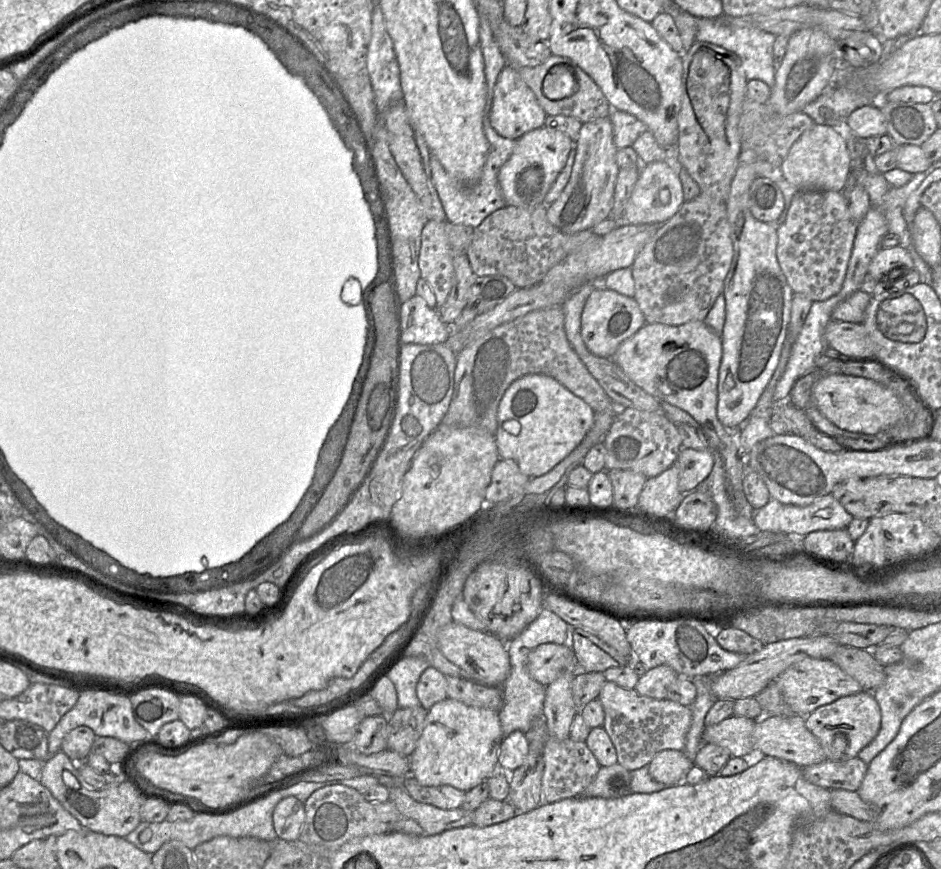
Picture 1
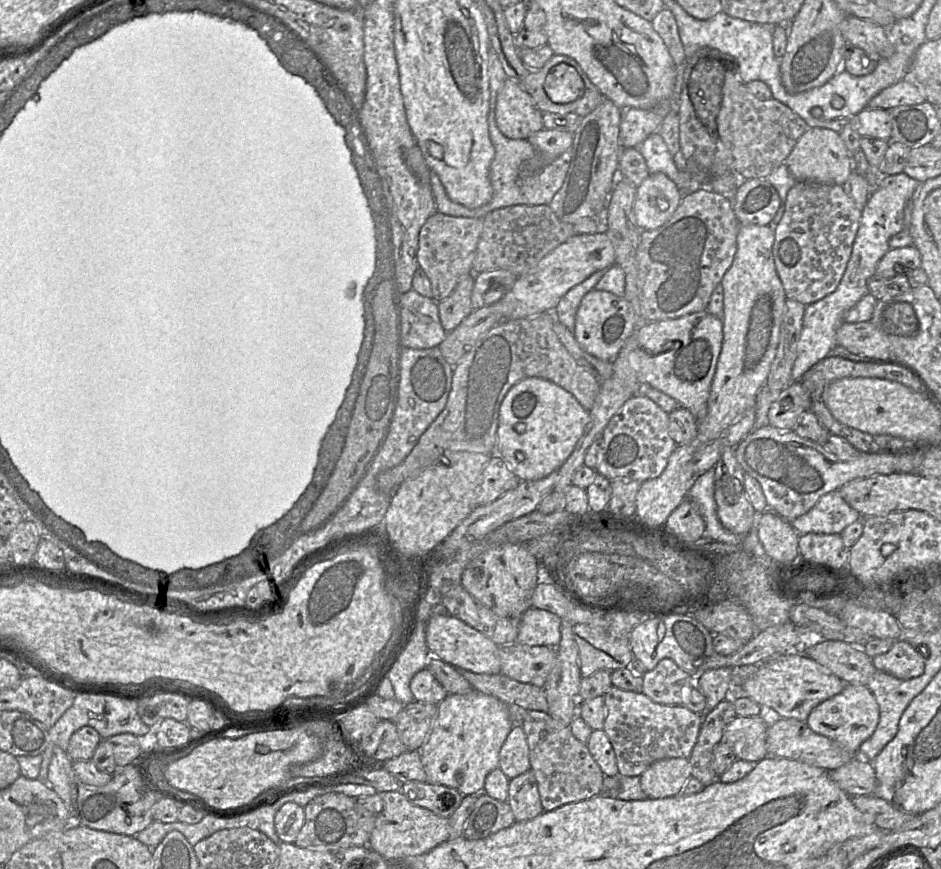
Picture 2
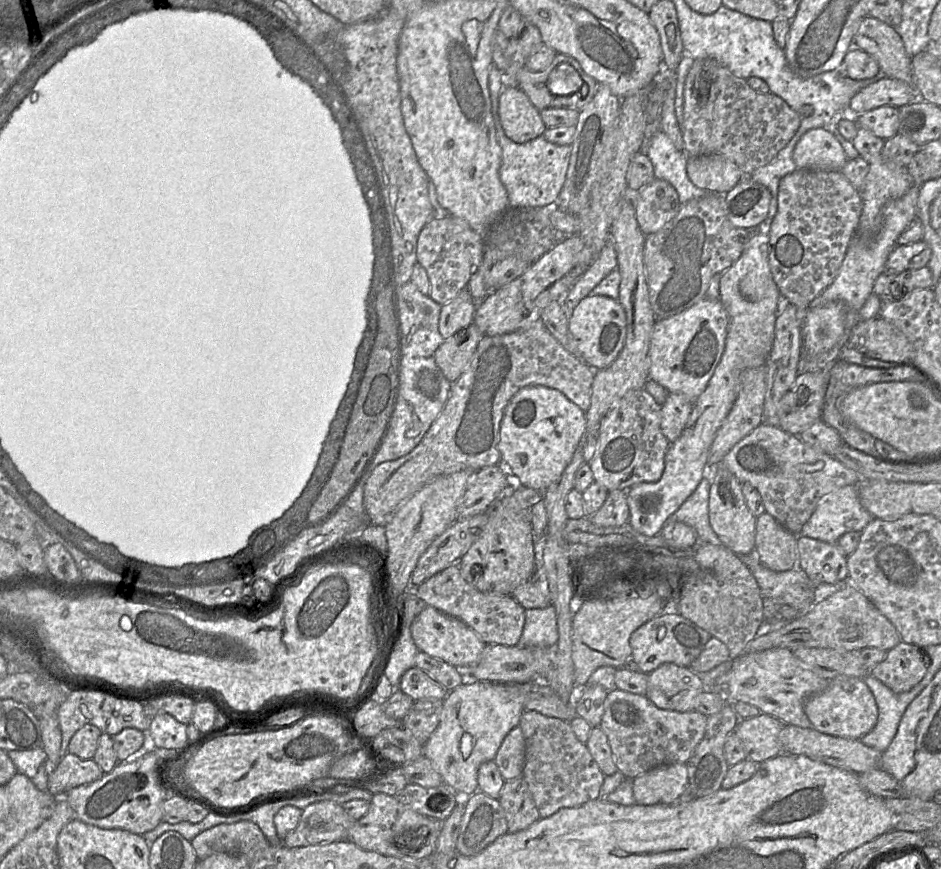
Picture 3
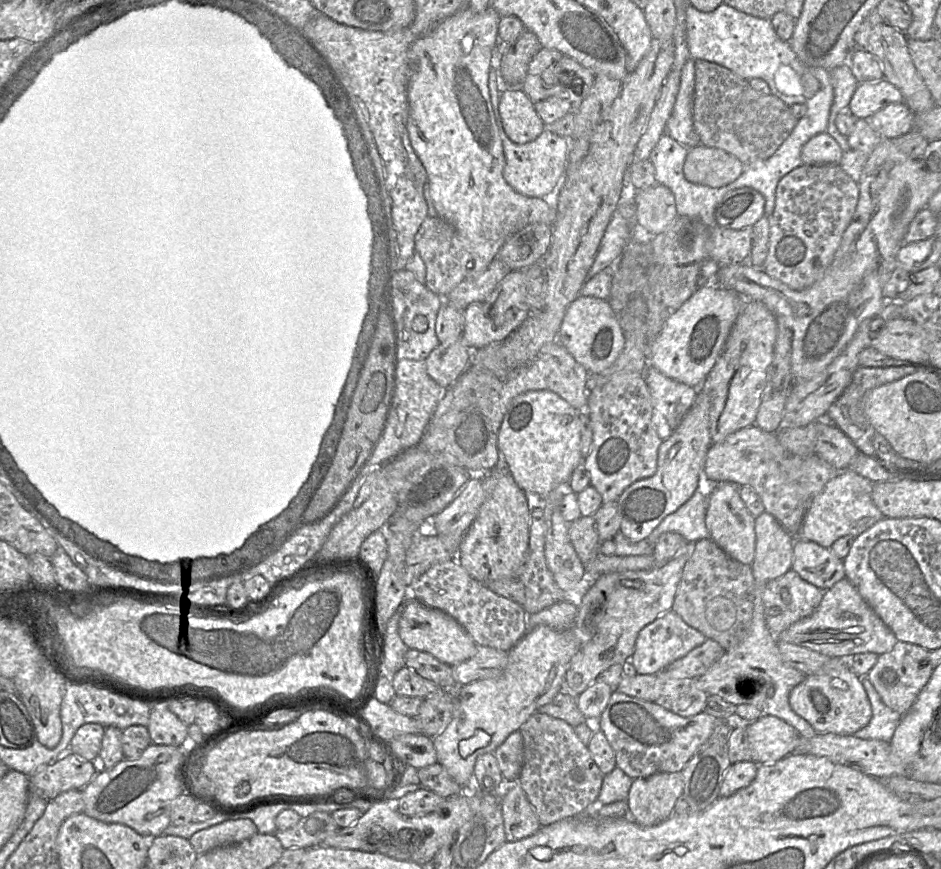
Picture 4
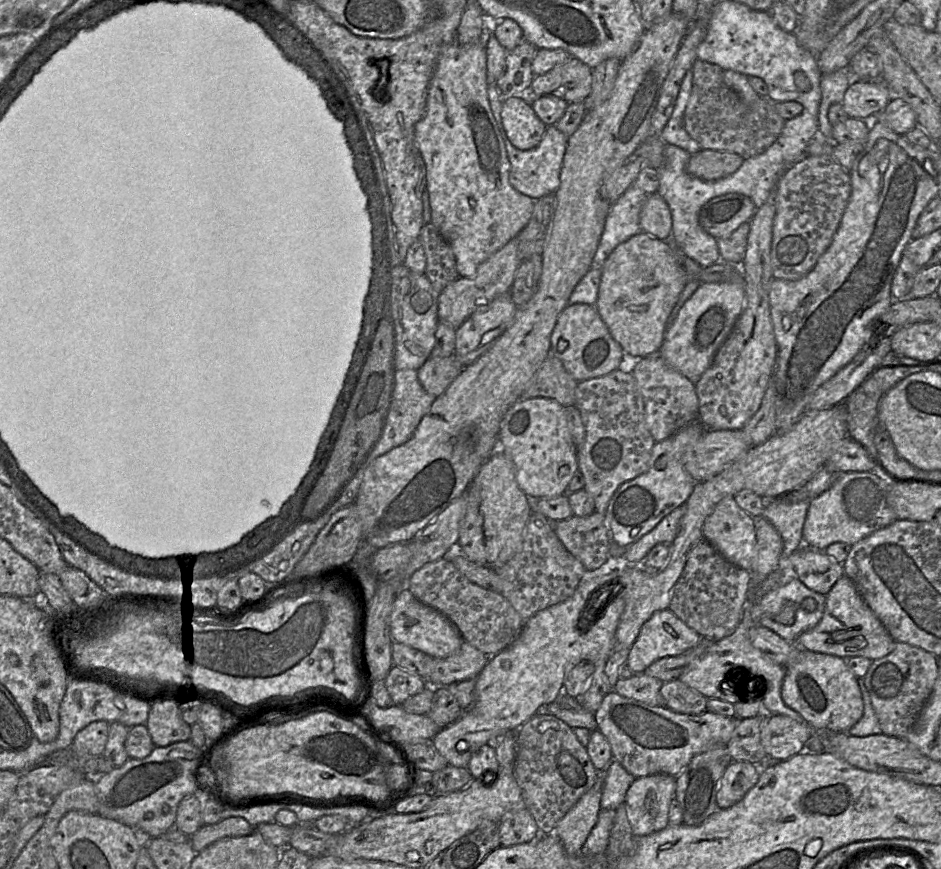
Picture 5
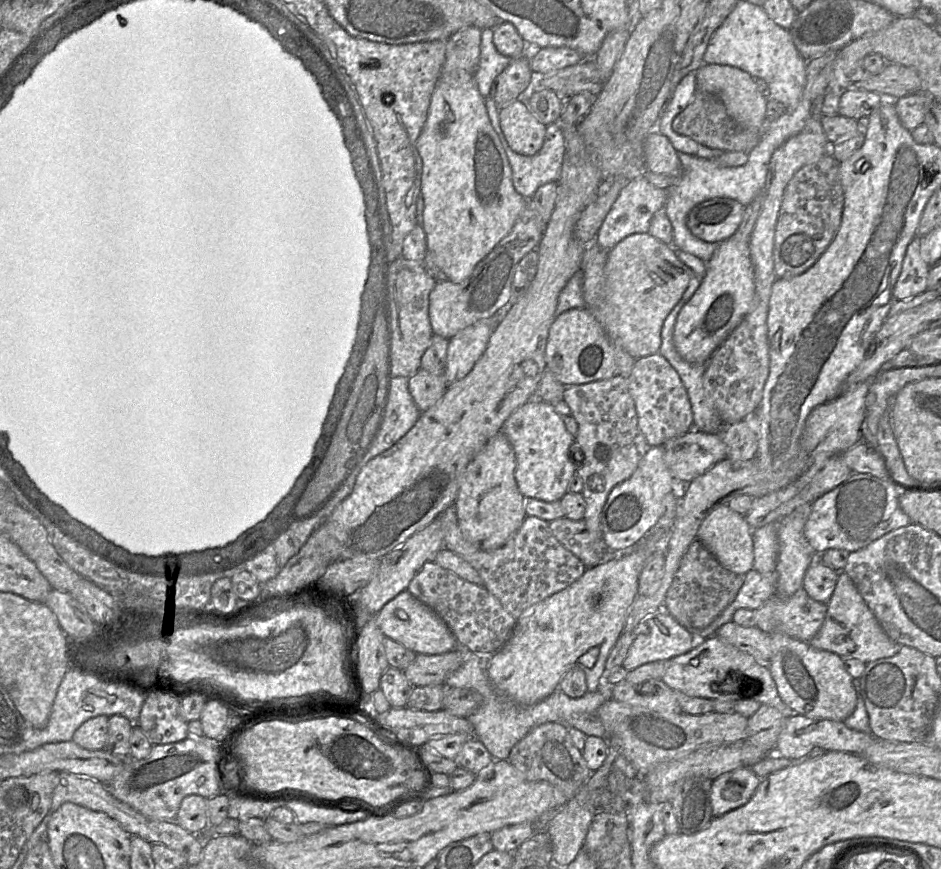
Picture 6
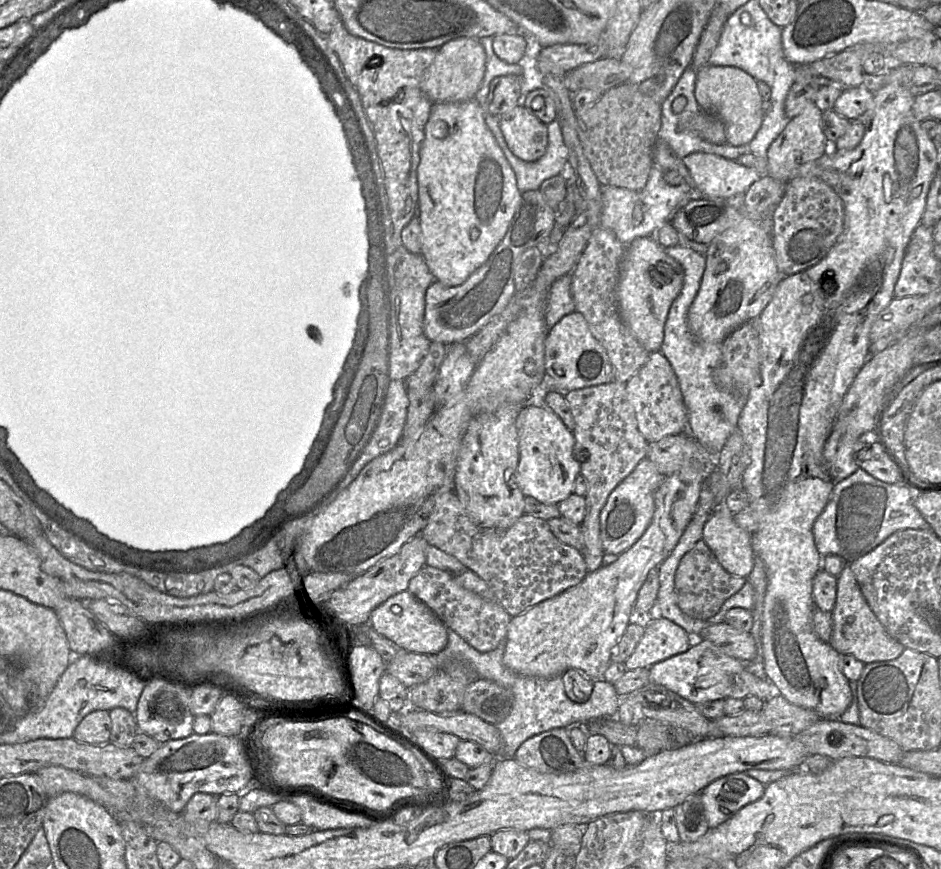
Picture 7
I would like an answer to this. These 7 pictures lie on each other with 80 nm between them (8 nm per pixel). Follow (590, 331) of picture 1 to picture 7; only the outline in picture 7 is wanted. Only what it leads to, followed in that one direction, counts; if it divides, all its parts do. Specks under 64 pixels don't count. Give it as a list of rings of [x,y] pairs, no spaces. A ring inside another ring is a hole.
[[[572,311],[548,329],[545,338],[545,376],[537,388],[537,397],[549,390],[566,394],[573,390],[609,383],[614,380],[613,366],[604,347],[591,334],[583,315]]]

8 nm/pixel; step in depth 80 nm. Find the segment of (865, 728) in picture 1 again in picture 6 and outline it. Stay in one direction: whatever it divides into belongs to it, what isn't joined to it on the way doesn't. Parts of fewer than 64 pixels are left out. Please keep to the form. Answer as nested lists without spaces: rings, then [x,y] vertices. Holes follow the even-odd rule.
[[[773,631],[769,634],[773,655],[768,666],[783,701],[798,715],[844,722],[854,712],[857,704],[853,678],[845,669],[844,659],[783,632]]]

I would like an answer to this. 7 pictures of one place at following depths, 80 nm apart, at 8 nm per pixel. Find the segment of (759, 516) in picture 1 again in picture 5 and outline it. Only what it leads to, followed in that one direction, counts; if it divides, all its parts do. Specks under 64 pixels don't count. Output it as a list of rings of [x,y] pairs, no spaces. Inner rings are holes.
[[[871,472],[835,474],[835,481],[822,494],[814,497],[803,527],[803,542],[813,549],[824,551],[833,543],[854,545],[873,532],[897,519],[886,501],[891,481]]]

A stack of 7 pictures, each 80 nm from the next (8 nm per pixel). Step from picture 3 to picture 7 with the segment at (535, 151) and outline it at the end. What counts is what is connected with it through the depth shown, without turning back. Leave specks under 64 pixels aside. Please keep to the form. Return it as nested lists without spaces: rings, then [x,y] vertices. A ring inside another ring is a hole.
[[[485,113],[485,124],[512,168],[520,193],[538,189],[544,180],[559,175],[568,168],[568,151],[562,139],[561,125],[557,119],[546,125],[548,144],[545,153],[532,162],[523,161],[510,151],[500,129],[499,117]]]

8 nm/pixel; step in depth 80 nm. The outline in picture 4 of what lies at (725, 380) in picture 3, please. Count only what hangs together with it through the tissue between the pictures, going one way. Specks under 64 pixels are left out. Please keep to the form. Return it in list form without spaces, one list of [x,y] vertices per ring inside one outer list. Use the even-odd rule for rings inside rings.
[[[698,391],[693,406],[679,426],[659,446],[655,474],[635,481],[616,500],[621,516],[619,532],[631,542],[646,539],[666,516],[686,503],[701,486],[705,458],[712,444],[709,431],[710,407],[709,395]]]

